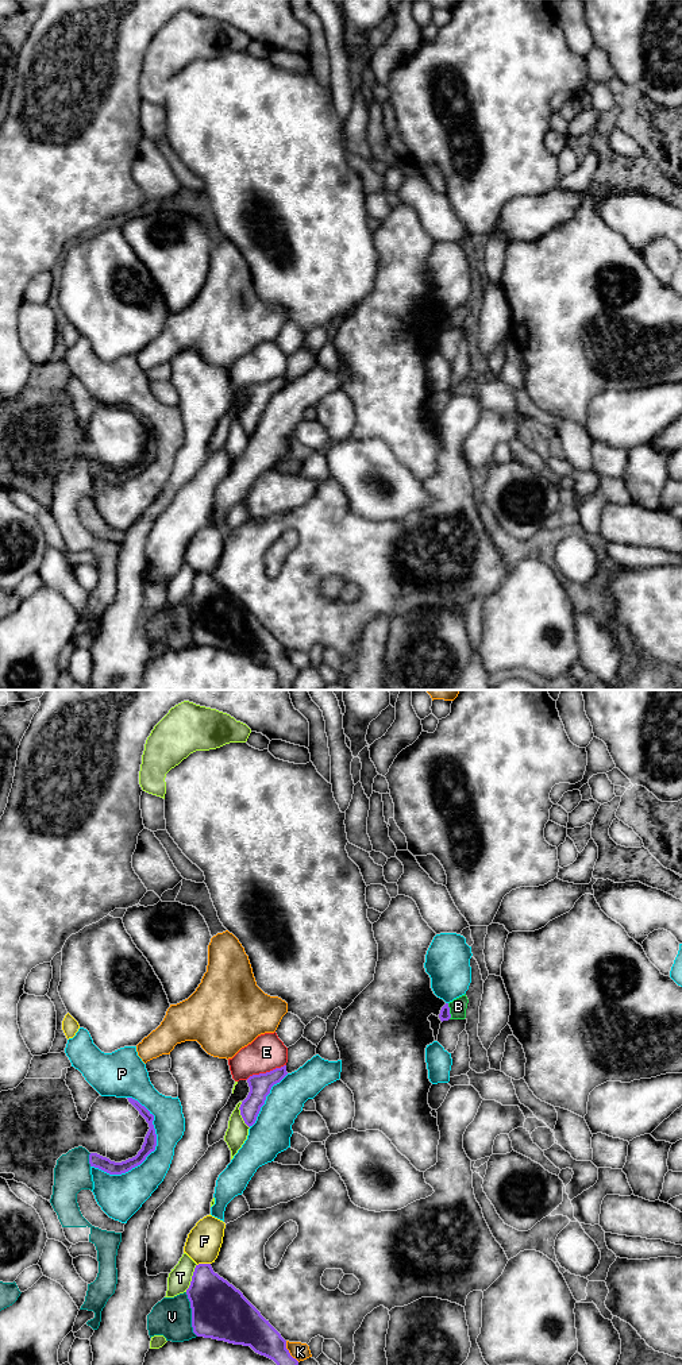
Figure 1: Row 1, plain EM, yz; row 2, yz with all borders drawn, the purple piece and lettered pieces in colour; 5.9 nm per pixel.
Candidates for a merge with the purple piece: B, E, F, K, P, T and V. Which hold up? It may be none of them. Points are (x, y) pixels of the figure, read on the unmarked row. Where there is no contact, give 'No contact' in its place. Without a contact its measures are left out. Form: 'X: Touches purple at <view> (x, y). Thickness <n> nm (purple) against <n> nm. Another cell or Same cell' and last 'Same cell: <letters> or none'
B: Touches purple at yz (449, 320). Thickness 70 nm (purple) against 100 nm. Another cell
E: Touches purple at yz (266, 381). Thickness 130 nm (purple) against 220 nm. Another cell
F: Touches purple at yz (203, 573). Thickness 300 nm (purple) against 200 nm. Another cell
K: Touches purple at yz (288, 660). Thickness 200 nm (purple) against 100 nm. Another cell
P: Touches purple at yz (147, 463). Thickness 80 nm (purple) against 220 nm. Another cell
T: Touches purple at yz (192, 586). Thickness 320 nm (purple) against 140 nm. Another cell
V: Touches purple at yz (192, 623). Thickness 340 nm (purple) against 240 nm. Another cell
Same cell: none

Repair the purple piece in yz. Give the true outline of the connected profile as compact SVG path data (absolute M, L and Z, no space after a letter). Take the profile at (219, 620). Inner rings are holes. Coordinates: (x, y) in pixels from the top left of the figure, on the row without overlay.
M211 572L196 574L186 604L197 645L250 655L277 672L280 690L293 690L298 670L290 664L286 649Z

